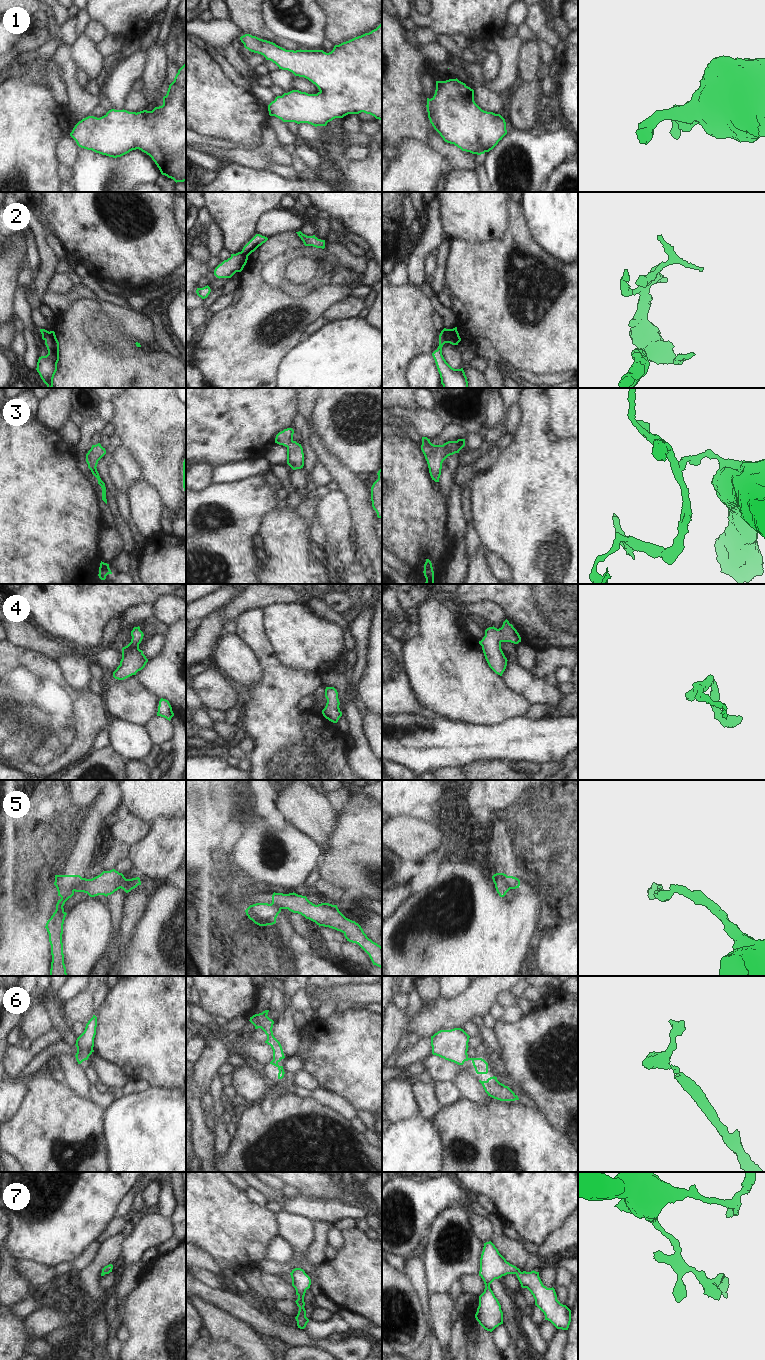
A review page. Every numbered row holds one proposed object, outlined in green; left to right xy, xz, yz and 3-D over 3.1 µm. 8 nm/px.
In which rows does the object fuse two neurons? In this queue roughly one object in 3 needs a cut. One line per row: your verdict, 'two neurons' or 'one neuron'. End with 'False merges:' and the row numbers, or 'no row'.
1: one neuron
2: two neurons
3: one neuron
4: one neuron
5: two neurons
6: one neuron
7: one neuron
False merges: 2, 5

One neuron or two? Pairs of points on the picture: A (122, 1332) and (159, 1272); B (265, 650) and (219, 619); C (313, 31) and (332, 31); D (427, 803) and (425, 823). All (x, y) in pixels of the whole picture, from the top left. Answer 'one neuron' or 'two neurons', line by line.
A: two neurons
B: two neurons
C: two neurons
D: two neurons

